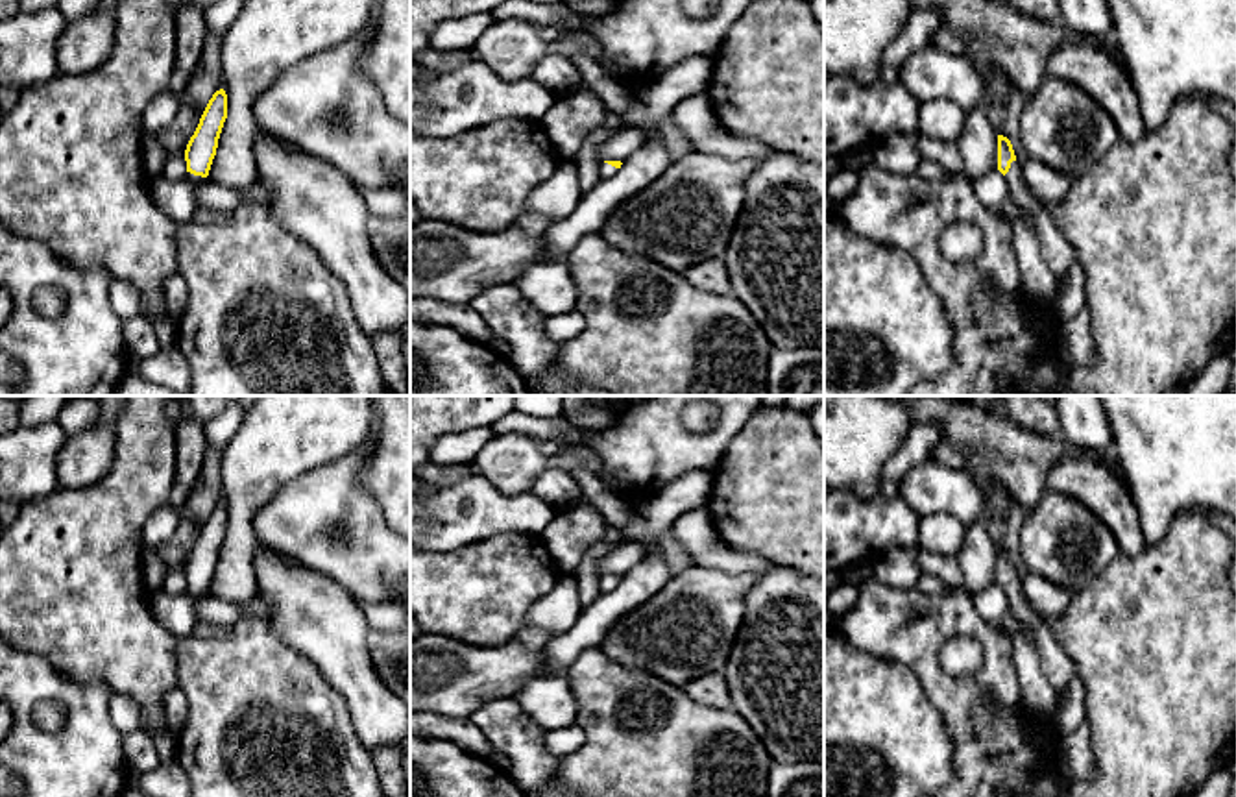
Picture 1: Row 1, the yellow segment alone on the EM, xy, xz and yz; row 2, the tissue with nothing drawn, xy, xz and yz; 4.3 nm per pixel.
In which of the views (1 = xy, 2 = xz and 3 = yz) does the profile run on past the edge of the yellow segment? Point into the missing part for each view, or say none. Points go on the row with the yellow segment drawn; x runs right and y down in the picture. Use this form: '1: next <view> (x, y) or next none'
1: next xy (215, 196)
2: next xz (606, 171)
3: next yz (1059, 256)

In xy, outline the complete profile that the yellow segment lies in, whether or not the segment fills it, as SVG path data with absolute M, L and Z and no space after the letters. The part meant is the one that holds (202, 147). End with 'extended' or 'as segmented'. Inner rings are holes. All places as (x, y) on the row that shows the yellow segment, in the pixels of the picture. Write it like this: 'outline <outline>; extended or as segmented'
outline M220 89L209 100L185 150L187 176L198 185L196 203L224 213L233 213L240 202L255 202L268 207L270 192L257 178L244 192L214 183L207 178L225 118L227 94Z; extended

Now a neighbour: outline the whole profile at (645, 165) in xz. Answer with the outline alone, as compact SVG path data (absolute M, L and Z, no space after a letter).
M648 141L634 152L610 179L600 183L580 202L569 216L552 222L543 239L543 255L551 263L563 259L588 233L599 233L608 216L637 190L658 179L671 161L661 141Z

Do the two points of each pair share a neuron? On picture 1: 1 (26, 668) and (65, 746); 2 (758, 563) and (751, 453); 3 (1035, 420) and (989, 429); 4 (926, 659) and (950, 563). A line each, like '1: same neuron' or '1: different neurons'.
1: same neuron
2: different neurons
3: different neurons
4: different neurons

